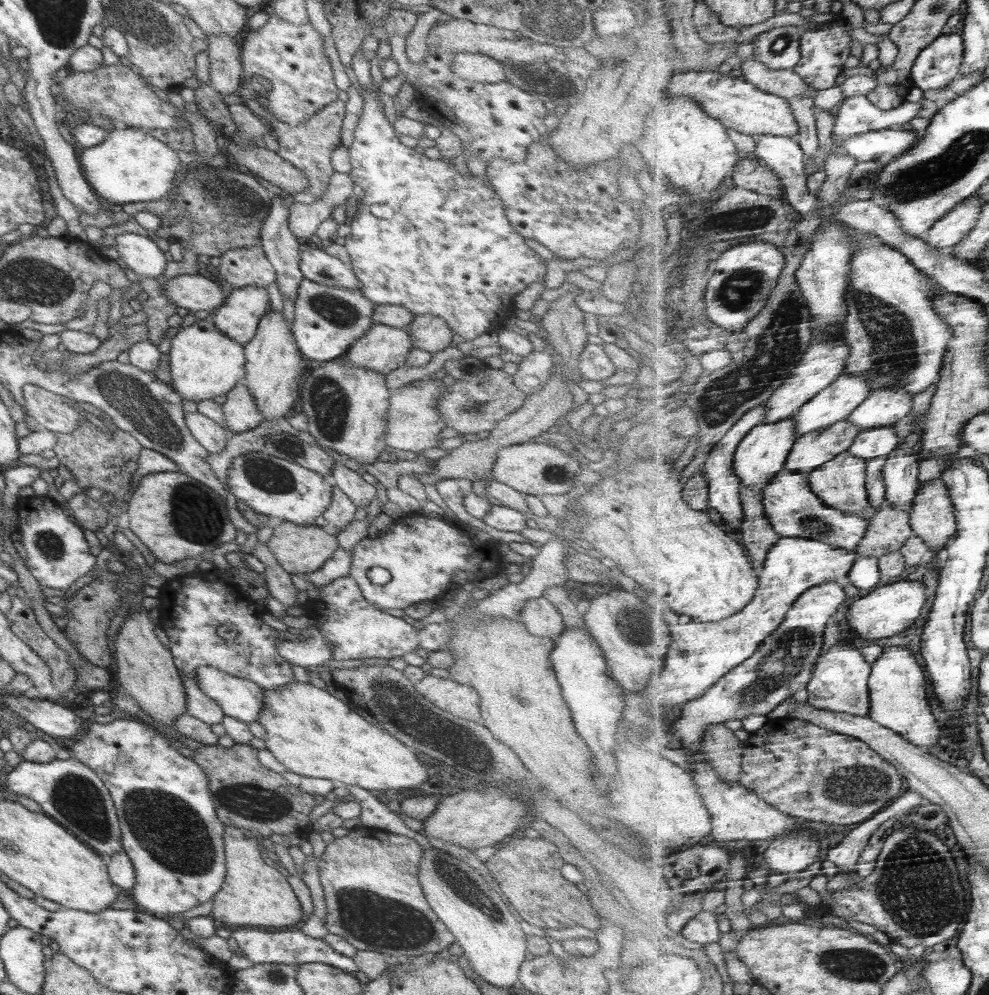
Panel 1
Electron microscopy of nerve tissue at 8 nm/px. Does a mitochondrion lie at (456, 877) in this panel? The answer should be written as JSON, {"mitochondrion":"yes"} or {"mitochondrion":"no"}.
{"mitochondrion":"yes"}

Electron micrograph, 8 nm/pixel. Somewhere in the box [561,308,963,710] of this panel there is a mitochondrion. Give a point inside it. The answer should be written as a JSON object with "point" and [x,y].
{"point":[786,659]}

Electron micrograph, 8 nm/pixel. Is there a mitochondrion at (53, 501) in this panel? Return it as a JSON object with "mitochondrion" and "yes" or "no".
{"mitochondrion":"no"}

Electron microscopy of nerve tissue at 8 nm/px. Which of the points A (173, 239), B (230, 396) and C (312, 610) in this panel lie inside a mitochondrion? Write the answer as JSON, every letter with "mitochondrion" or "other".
{"A":"other","B":"other","C":"other"}

